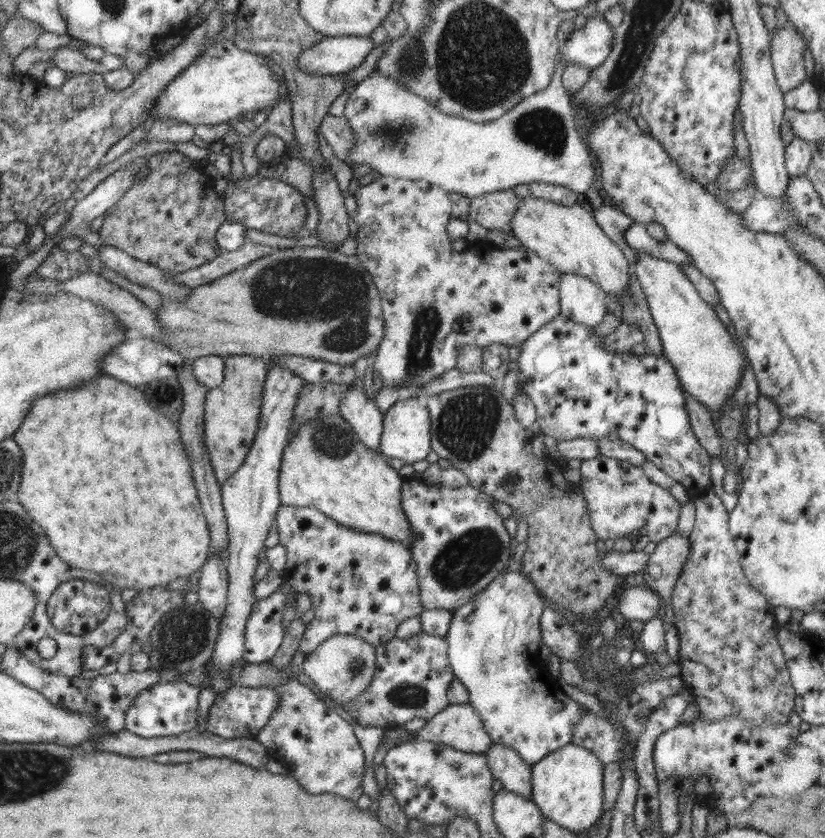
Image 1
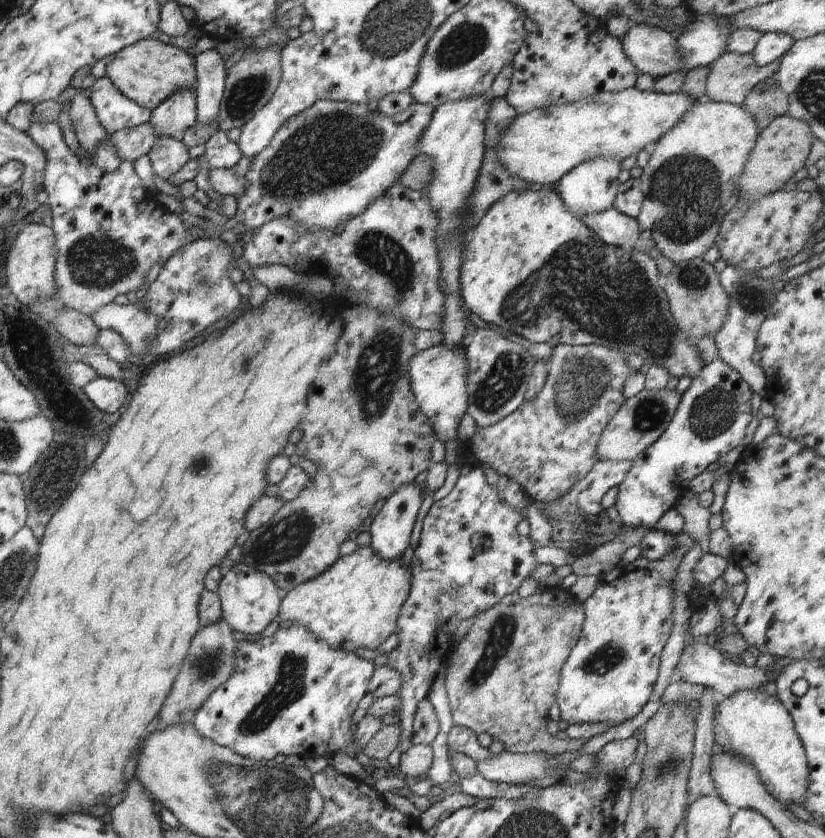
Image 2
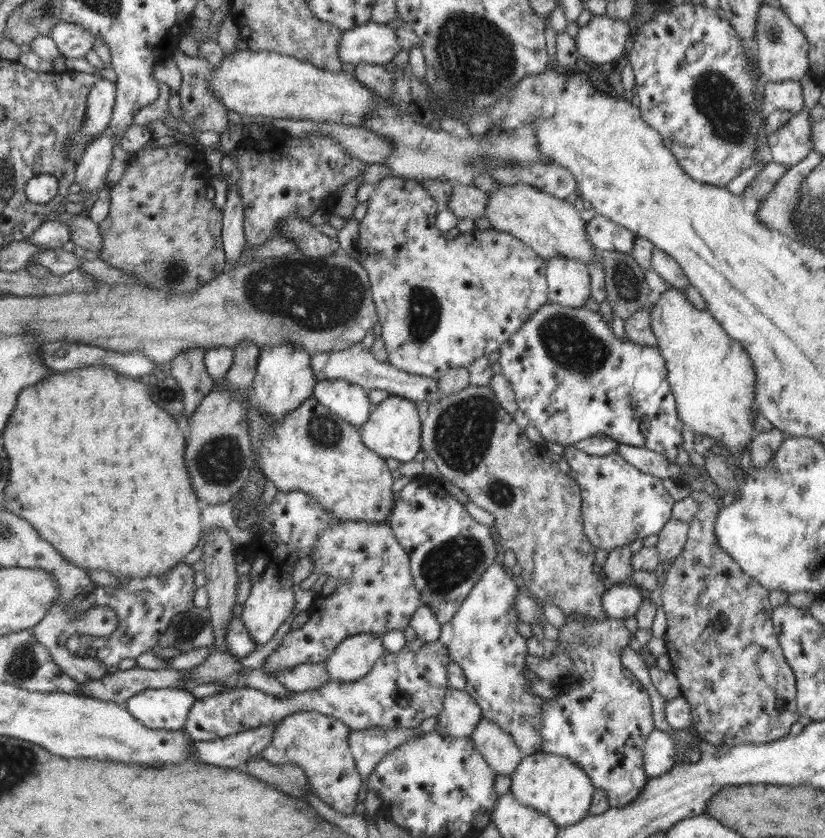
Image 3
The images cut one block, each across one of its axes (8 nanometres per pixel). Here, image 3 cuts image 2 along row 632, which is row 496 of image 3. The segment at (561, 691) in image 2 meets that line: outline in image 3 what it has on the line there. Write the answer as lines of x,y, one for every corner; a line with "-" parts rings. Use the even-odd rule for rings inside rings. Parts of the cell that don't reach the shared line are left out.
570,445
564,447
563,457
570,465
570,477
580,486
583,530
596,550
610,552
657,535
672,519
675,500
665,490
663,480
640,472
617,452
596,456

